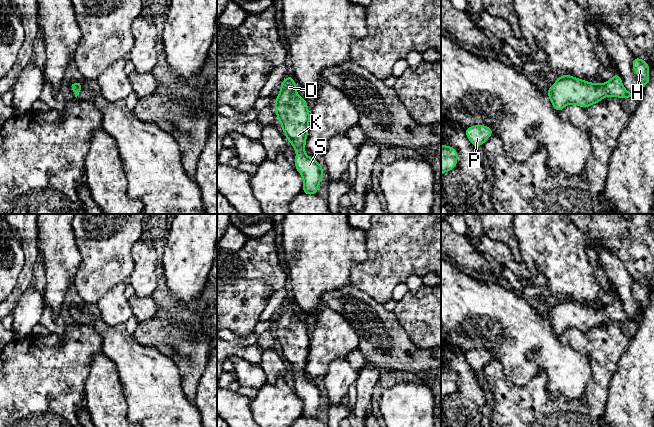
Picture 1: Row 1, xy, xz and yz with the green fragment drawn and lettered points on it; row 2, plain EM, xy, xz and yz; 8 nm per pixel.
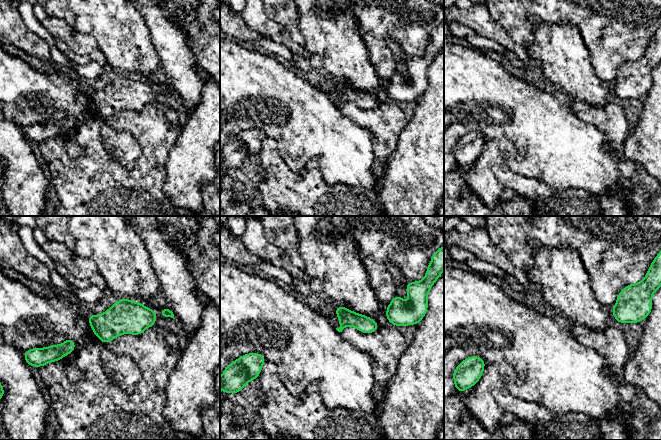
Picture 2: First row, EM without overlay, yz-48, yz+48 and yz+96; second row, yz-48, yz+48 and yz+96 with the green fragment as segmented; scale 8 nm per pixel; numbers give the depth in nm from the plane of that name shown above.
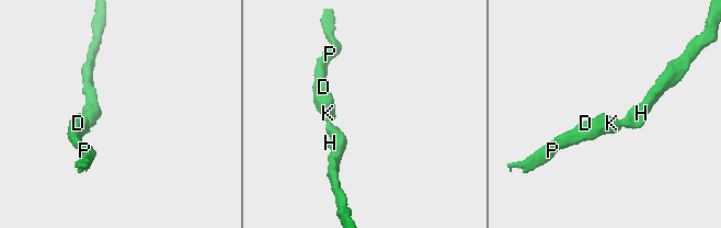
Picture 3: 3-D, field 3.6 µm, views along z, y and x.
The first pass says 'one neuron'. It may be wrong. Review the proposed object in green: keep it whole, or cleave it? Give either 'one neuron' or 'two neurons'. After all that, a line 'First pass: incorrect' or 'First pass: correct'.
one neuron
First pass: correct

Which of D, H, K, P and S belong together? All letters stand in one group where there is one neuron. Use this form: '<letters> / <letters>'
D H K P S

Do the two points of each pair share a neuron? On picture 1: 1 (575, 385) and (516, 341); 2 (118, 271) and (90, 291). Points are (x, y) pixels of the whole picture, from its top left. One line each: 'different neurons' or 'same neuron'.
1: same neuron
2: same neuron

